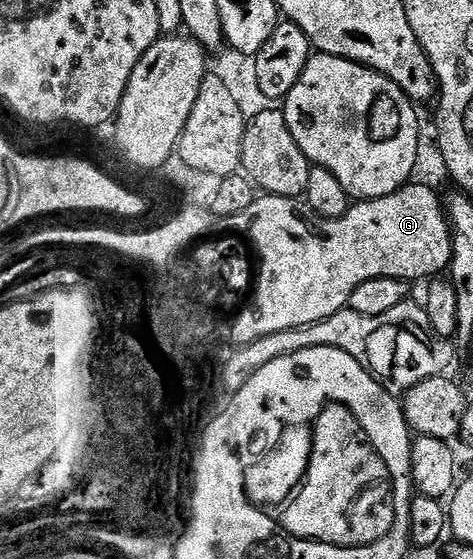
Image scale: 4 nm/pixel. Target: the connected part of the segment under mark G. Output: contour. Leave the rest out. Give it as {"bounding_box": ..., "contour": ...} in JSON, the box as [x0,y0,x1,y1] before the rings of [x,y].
{"bounding_box":[236,182,453,339],"contour":[[[409,182],[381,199],[353,202],[348,212],[337,219],[322,219],[304,209],[296,211],[297,200],[261,194],[250,209],[244,211],[243,218],[251,222],[258,250],[260,255],[264,255],[264,279],[260,279],[258,309],[241,321],[240,327],[236,327],[236,335],[240,335],[240,339],[261,339],[270,337],[270,333],[280,333],[280,327],[299,331],[302,327],[322,323],[348,307],[358,285],[378,277],[428,281],[447,272],[453,231],[446,222],[445,204],[436,195],[433,188]]]}

